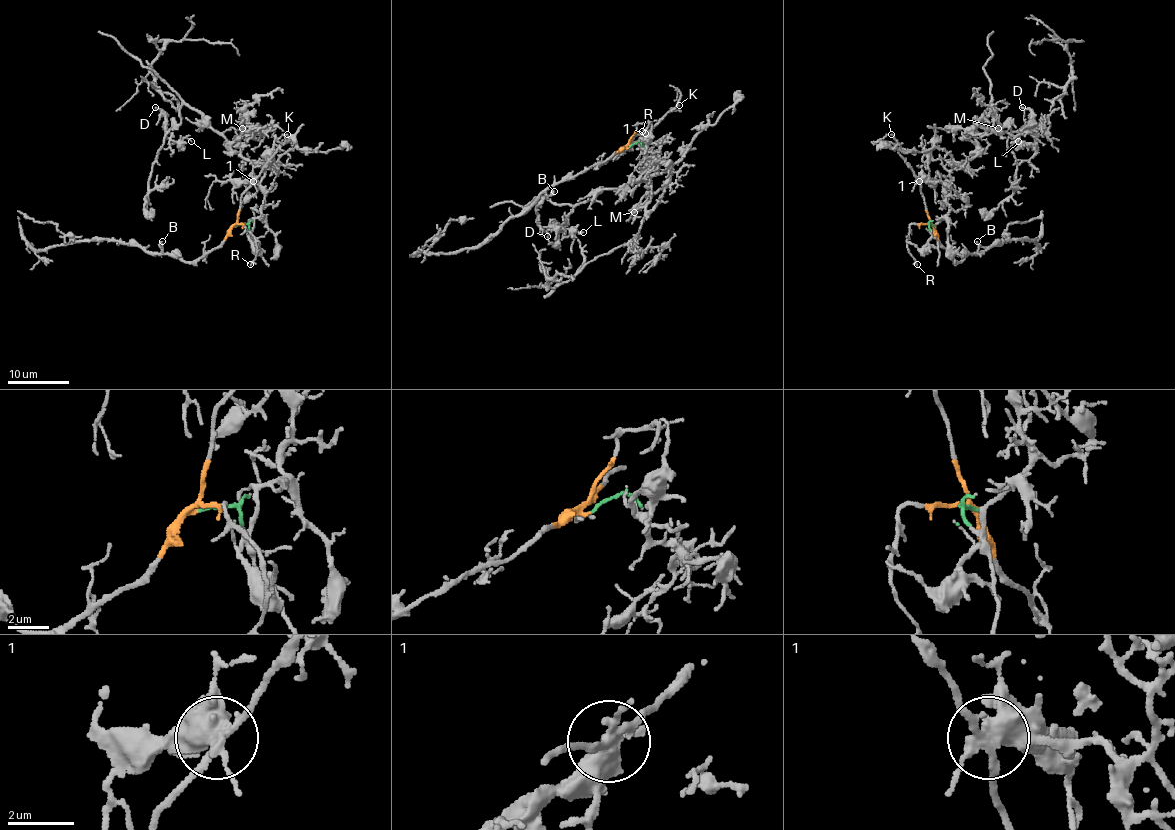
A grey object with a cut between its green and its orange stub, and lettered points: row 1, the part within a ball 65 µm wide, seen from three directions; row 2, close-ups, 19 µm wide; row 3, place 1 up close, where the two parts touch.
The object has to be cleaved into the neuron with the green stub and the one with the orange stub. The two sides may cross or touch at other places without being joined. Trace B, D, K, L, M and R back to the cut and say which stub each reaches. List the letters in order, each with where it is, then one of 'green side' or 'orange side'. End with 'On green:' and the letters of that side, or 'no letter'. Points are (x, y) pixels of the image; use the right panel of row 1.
B: at (977, 241); orange side
D: at (1022, 107); green side
K: at (891, 134); orange side
L: at (1018, 141); green side
M: at (998, 128); green side
R: at (917, 264); orange side
On green: D, L, M

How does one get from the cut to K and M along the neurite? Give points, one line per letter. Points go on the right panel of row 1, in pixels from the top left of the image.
K: (933, 226), (919, 180), (898, 152), (891, 133)
M: (933, 226), (929, 225), (932, 231), (949, 204), (950, 172), (977, 153), (967, 135), (998, 129)

